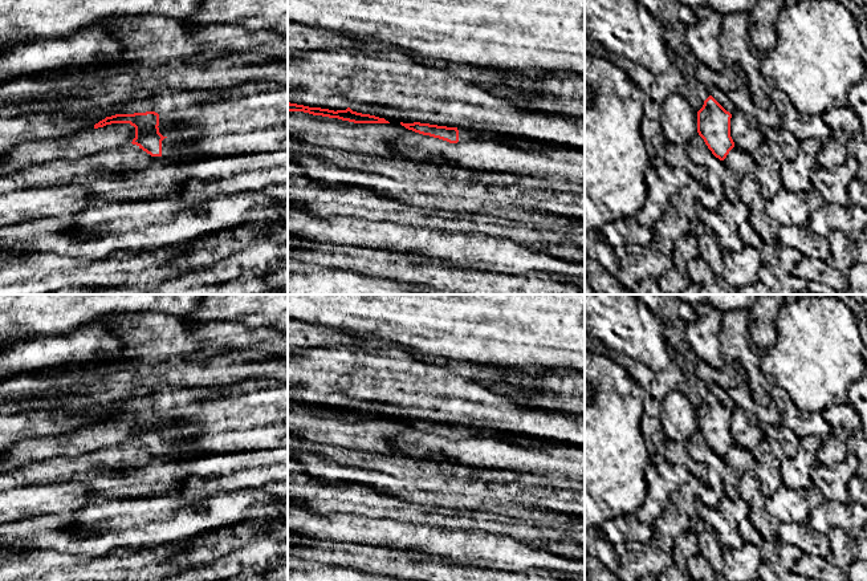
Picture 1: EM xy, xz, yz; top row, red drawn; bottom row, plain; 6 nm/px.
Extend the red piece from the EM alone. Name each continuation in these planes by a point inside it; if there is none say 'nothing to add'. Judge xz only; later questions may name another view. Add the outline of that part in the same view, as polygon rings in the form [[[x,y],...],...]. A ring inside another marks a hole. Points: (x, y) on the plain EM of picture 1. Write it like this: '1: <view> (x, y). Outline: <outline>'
1: xz (464, 431). Outline: [[[457,424],[459,427],[459,439],[468,439],[468,438],[487,438],[487,436],[494,436],[501,440],[506,440],[509,443],[514,443],[524,447],[548,447],[548,446],[557,446],[557,443],[549,440],[549,439],[540,439],[536,436],[529,435],[513,435],[506,432],[500,432],[497,430],[493,430],[491,427],[468,427]]]

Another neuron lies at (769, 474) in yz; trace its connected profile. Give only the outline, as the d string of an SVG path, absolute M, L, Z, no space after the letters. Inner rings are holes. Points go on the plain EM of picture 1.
M765 446L757 447L753 455L756 460L753 471L760 480L761 491L765 496L772 496L783 484L781 463L769 454Z

